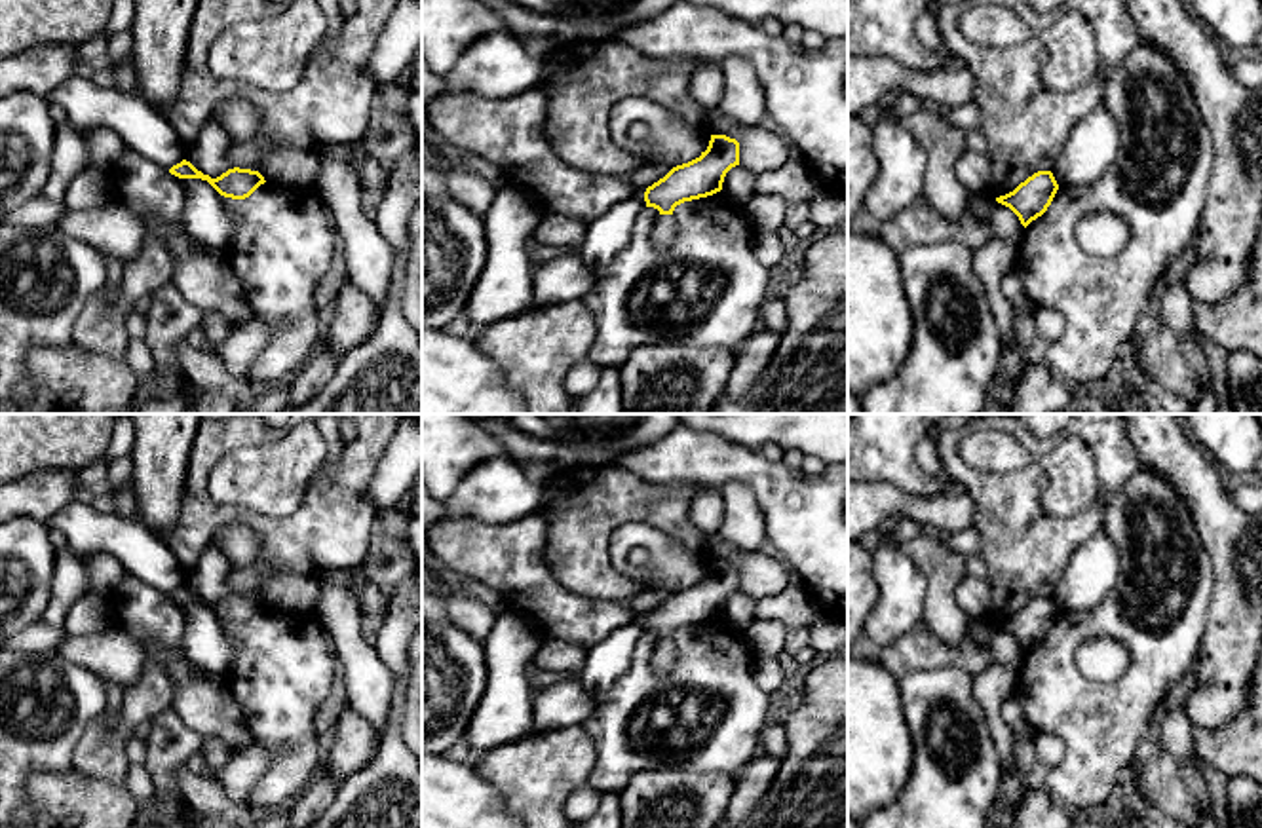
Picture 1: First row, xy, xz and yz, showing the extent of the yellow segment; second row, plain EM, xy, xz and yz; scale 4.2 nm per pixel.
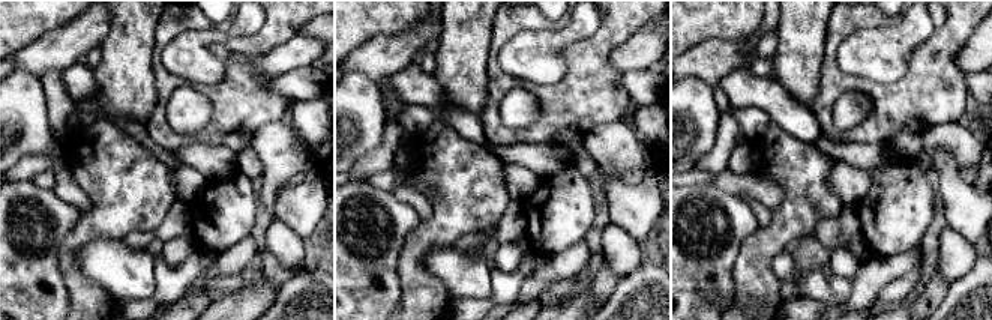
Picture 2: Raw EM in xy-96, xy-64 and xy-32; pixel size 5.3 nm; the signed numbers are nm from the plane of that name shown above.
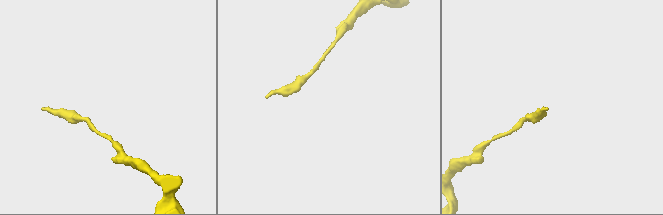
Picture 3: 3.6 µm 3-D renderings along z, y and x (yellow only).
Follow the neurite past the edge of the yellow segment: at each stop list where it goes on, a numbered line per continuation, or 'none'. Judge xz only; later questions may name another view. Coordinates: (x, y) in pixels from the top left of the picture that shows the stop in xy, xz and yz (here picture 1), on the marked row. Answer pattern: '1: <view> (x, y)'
none

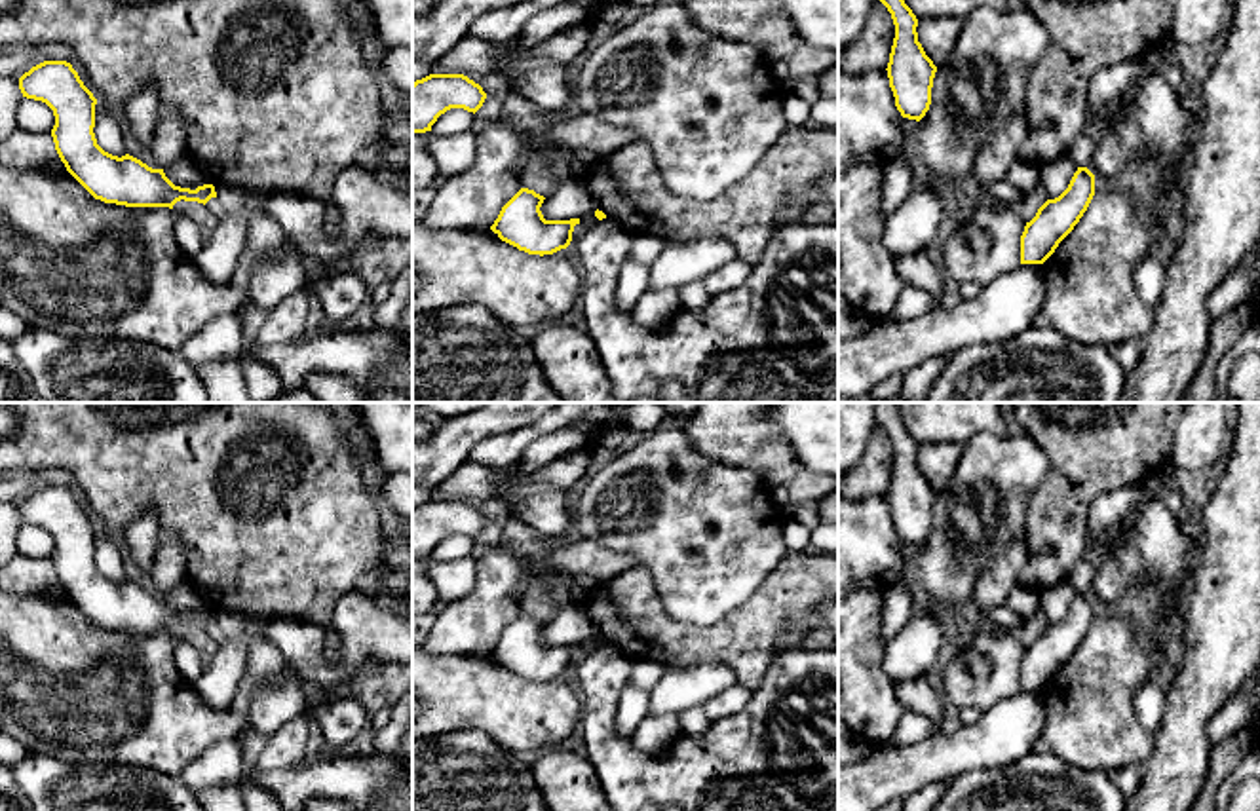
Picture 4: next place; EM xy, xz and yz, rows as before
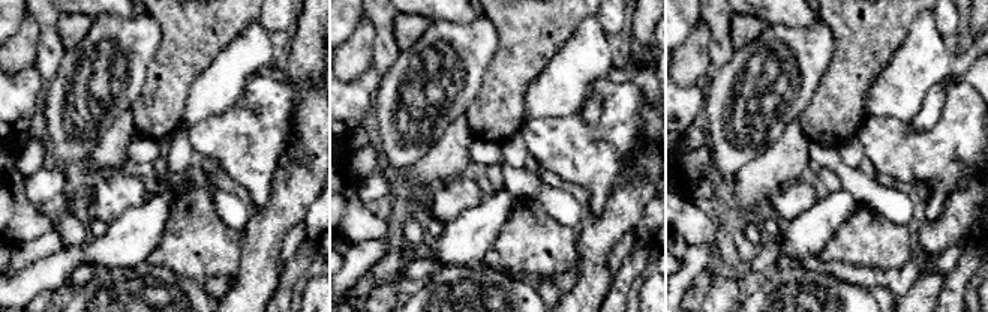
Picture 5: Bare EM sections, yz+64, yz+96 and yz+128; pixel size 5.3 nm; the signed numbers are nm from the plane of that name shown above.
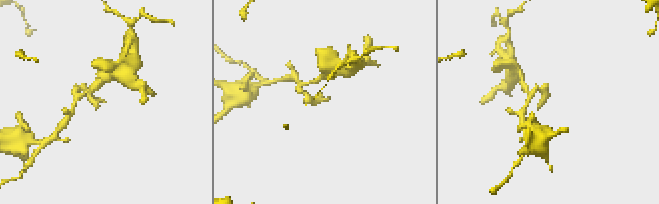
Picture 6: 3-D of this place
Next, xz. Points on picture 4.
none

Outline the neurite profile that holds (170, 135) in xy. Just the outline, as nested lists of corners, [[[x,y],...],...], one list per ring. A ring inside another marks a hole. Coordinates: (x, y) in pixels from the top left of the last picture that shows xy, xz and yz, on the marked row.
[[[173,108],[162,112],[158,116],[158,123],[154,129],[152,139],[152,158],[156,160],[158,167],[165,167],[169,161],[177,160],[184,154],[186,144],[186,123],[181,114]]]

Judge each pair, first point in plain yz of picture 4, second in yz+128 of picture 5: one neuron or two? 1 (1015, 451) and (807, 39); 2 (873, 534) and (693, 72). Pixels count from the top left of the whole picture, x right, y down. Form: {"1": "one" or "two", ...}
{"1": "one", "2": "two"}

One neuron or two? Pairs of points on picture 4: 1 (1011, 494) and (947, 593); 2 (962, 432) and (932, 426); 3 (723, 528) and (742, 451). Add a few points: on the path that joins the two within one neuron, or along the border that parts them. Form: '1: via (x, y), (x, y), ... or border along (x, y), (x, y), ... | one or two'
1: via (987, 519), (960, 546), (949, 568) | one
2: via (954, 426), (939, 426) | one
3: border along (696, 451), (726, 466), (751, 470), (768, 485) | two

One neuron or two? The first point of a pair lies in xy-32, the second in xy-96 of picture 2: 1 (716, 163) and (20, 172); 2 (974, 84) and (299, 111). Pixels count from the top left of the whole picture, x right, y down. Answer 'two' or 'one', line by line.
1: one
2: two

